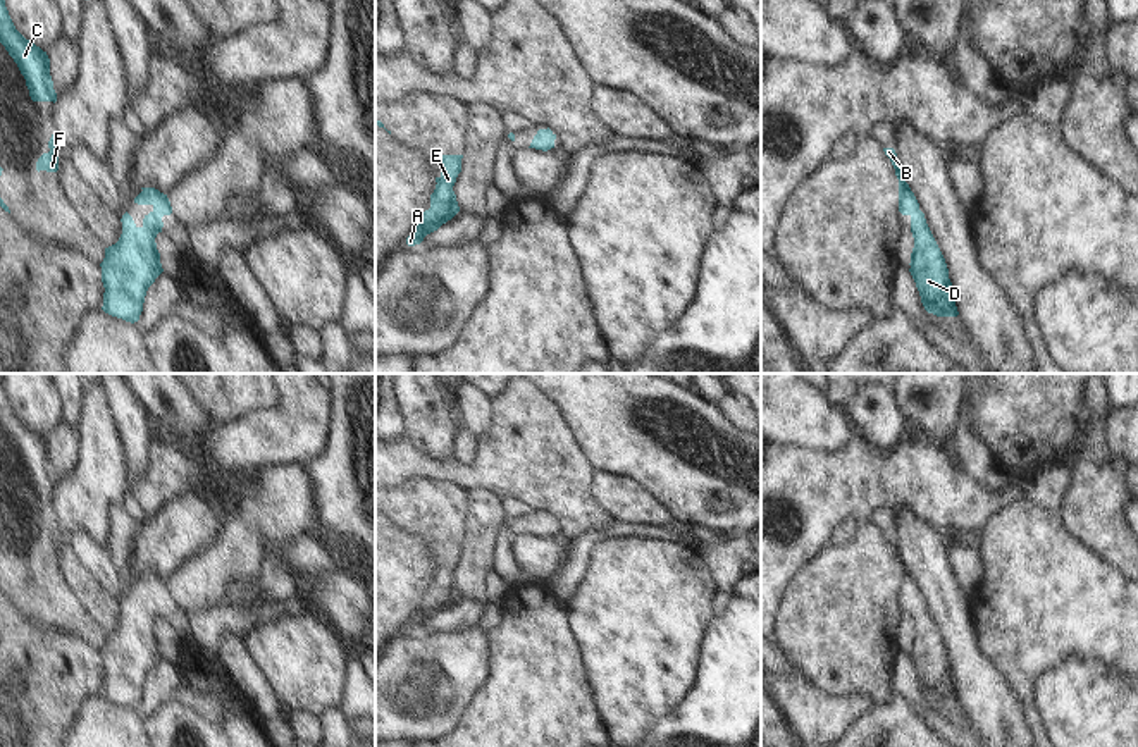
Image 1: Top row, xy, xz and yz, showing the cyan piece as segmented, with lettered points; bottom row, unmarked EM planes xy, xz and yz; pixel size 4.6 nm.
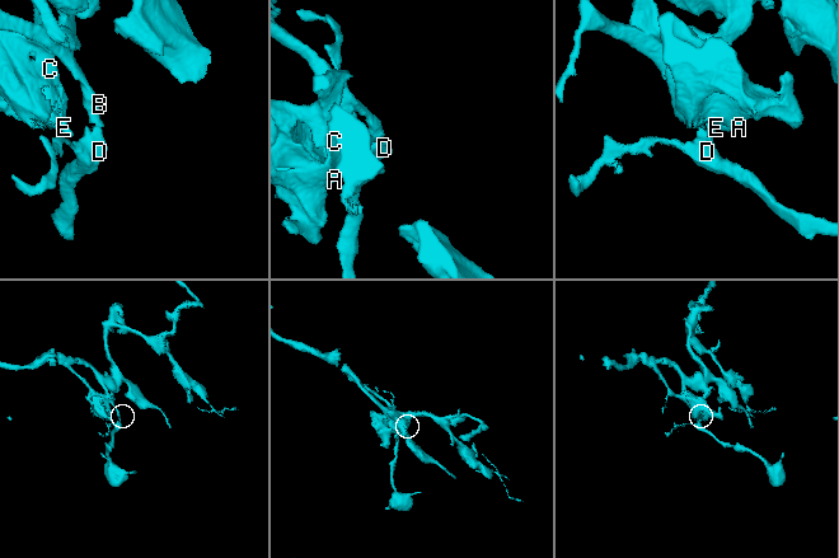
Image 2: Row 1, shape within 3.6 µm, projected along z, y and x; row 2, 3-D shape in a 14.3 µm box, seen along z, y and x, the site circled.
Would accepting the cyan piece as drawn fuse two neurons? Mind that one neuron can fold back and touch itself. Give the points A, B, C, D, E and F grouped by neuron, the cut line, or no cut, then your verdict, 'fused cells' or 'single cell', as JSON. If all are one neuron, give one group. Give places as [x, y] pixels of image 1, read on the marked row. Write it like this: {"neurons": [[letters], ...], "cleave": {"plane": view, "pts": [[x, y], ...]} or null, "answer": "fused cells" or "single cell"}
{"neurons": [["A", "B", "C", "D", "E", "F"]], "cleave": null, "answer": "single cell"}

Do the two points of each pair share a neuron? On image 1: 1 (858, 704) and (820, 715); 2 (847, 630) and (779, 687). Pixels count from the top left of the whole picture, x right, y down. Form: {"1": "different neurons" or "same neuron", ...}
{"1": "same neuron", "2": "different neurons"}

